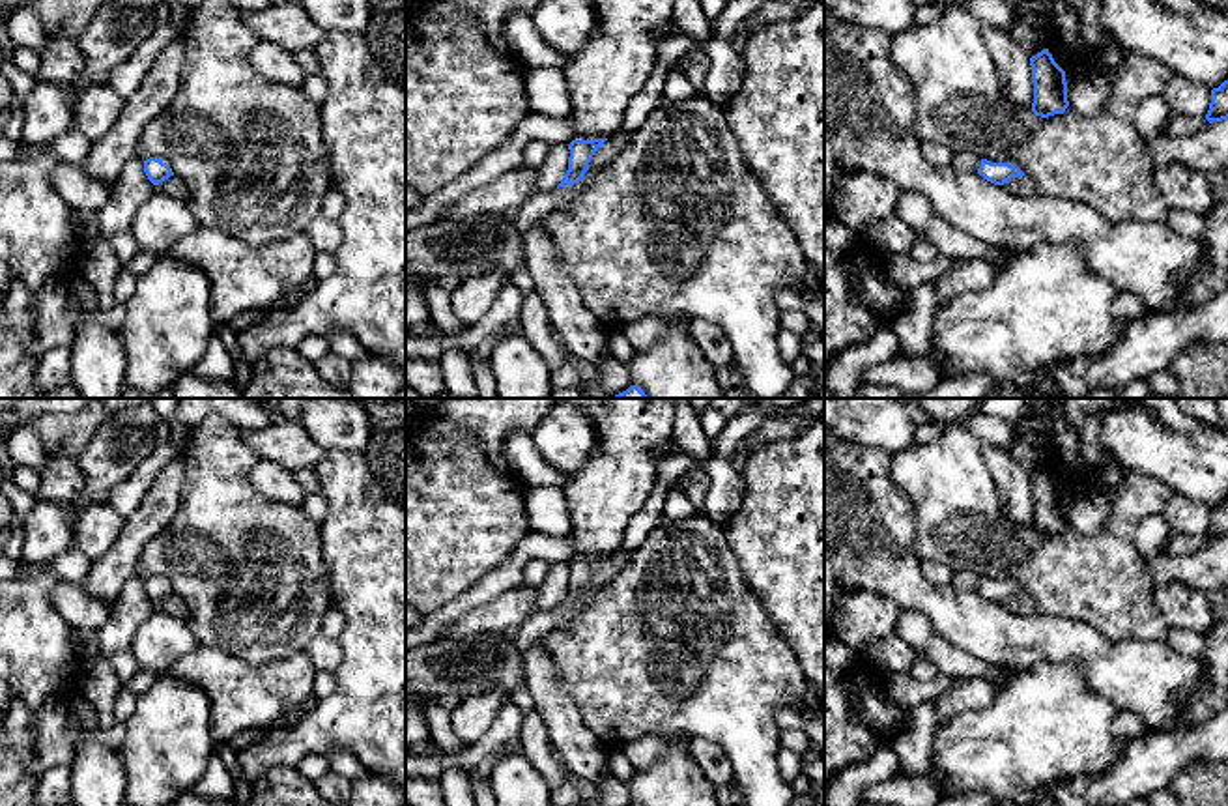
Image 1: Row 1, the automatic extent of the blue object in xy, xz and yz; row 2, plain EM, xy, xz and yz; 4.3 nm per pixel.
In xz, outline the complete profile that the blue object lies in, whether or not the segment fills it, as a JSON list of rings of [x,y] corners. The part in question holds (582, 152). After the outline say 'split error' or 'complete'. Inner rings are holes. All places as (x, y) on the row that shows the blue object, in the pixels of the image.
[[[593,138],[593,140],[572,140],[568,144],[570,157],[568,157],[568,170],[561,180],[559,187],[574,185],[583,180],[587,166],[594,155],[594,151],[606,142],[607,138]]] | complete

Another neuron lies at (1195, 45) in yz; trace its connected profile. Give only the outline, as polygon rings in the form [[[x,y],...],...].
[[[1099,0],[1101,24],[1129,52],[1157,60],[1209,90],[1228,80],[1228,17],[1222,7],[1198,4],[1192,13],[1170,9],[1163,0]]]

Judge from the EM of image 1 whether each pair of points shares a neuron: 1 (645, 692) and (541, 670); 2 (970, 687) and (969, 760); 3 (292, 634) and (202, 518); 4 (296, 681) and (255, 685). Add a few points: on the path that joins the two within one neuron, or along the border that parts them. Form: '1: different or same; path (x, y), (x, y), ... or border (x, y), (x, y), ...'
1: different; border (541, 642), (578, 713)
2: different; border (1006, 683), (985, 705), (965, 709), (939, 726)
3: same; path (270, 606), (258, 591), (251, 571), (227, 546)
4: same; path (286, 683), (264, 685)

